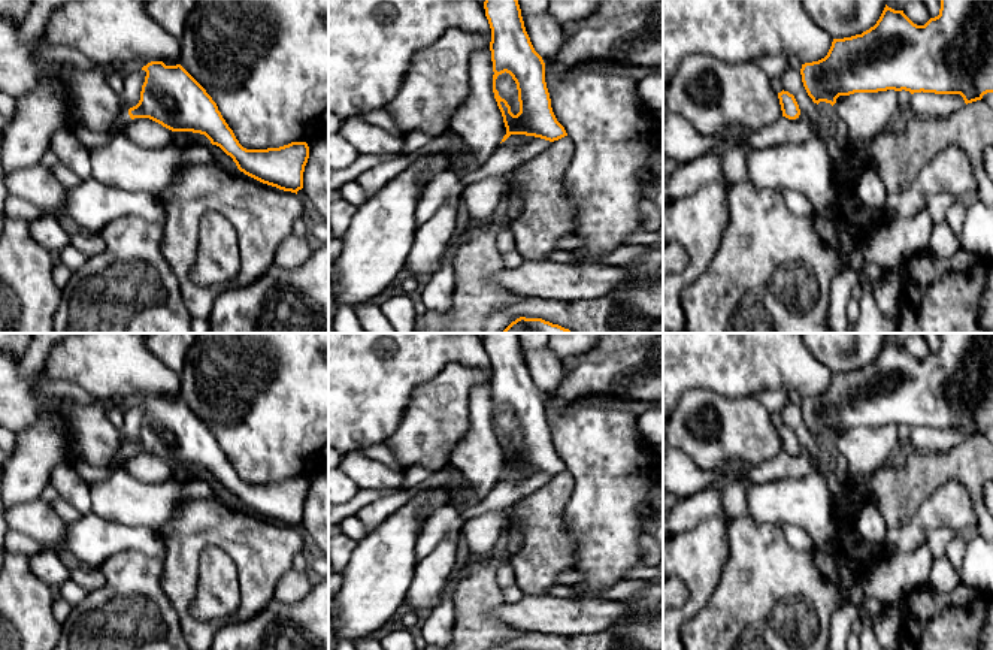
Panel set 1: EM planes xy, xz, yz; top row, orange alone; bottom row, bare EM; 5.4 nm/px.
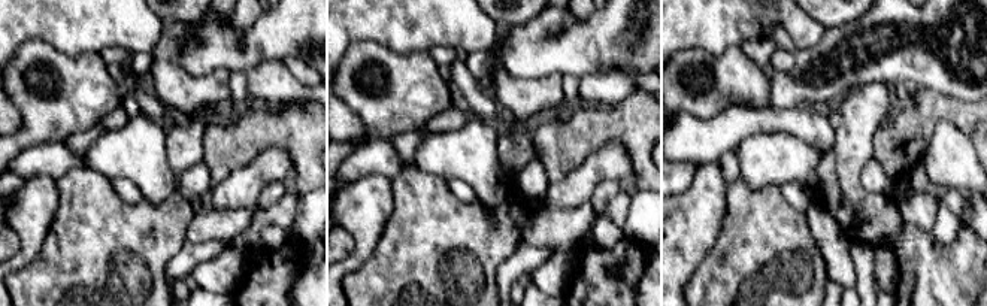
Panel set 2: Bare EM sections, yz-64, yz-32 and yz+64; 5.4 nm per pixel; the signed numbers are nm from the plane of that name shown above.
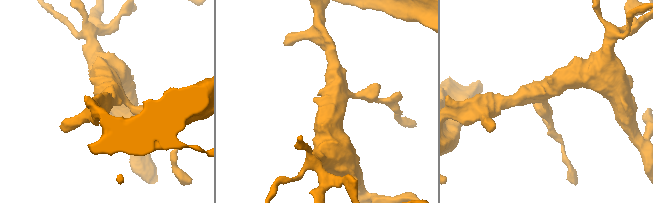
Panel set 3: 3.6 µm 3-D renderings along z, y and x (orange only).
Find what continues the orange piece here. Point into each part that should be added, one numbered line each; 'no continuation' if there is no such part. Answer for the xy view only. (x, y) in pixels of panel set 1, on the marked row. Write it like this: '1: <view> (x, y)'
1: xy (123, 118)

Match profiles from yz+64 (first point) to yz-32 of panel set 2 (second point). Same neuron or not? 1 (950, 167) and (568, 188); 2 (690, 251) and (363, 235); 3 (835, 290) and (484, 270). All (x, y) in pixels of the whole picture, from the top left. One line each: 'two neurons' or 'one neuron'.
1: one neuron
2: one neuron
3: two neurons

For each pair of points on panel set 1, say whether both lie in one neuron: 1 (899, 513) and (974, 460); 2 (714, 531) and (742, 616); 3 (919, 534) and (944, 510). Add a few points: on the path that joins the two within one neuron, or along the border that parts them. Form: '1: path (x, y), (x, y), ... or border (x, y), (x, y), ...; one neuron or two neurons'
1: path (911, 492), (937, 466), (953, 463); one neuron
2: border (726, 528), (727, 561), (711, 595); two neurons
3: path (923, 528), (938, 513); one neuron

